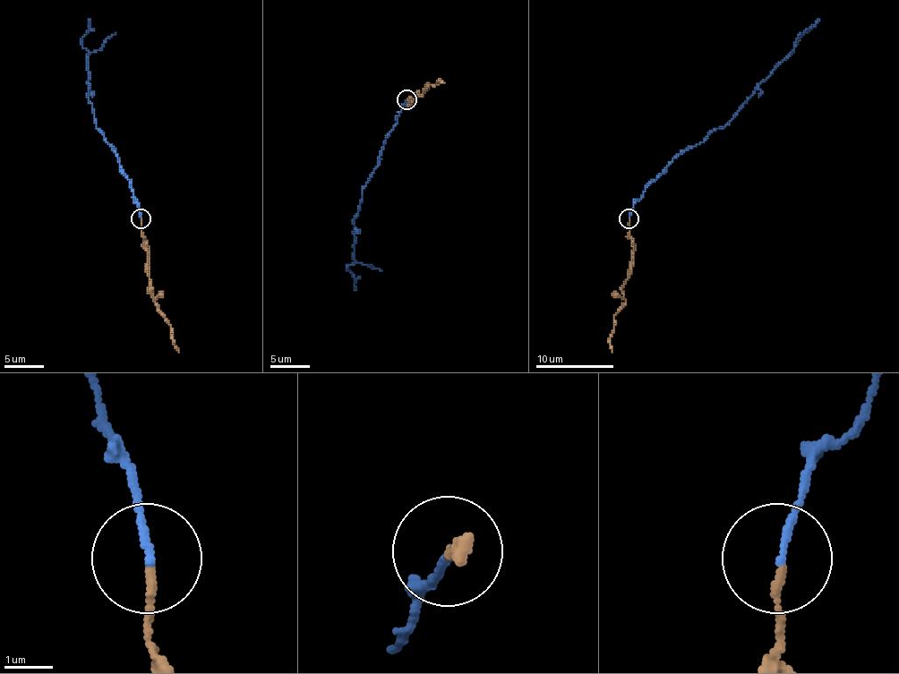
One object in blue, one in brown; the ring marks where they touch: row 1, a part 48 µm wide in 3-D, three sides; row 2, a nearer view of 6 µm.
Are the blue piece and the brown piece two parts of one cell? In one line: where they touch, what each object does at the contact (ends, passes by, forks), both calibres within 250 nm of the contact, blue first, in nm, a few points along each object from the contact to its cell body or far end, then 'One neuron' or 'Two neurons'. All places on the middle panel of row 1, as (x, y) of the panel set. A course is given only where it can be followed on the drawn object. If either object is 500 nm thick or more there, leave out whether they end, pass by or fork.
Place: (406, 99). At the ring blue ends. At the ring brown ends. Thickness 150 nm (blue) against 150 nm. Course of blue: (407, 100), (389, 133), (380, 163), (362, 194), (355, 217), (355, 260), (348, 270), (356, 290). Course of brown: (407, 100), (411, 104), (417, 92), (421, 96), (431, 84), (436, 84), (439, 81), (444, 82). Two neurons

